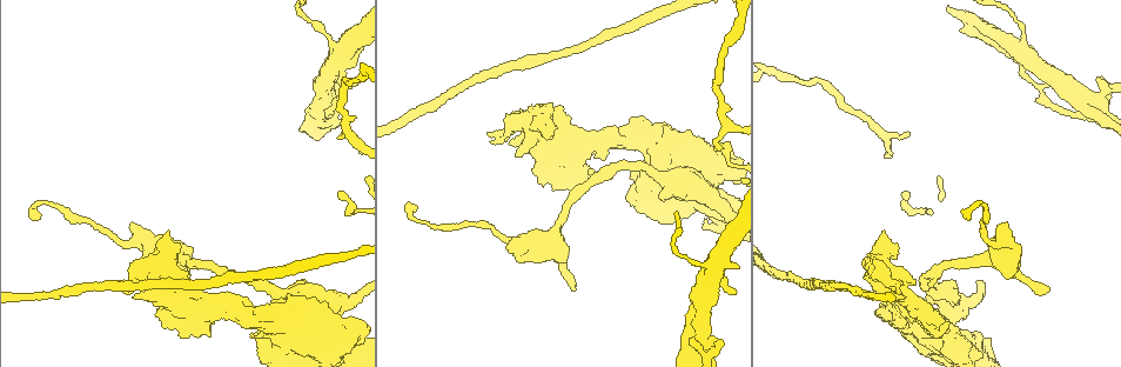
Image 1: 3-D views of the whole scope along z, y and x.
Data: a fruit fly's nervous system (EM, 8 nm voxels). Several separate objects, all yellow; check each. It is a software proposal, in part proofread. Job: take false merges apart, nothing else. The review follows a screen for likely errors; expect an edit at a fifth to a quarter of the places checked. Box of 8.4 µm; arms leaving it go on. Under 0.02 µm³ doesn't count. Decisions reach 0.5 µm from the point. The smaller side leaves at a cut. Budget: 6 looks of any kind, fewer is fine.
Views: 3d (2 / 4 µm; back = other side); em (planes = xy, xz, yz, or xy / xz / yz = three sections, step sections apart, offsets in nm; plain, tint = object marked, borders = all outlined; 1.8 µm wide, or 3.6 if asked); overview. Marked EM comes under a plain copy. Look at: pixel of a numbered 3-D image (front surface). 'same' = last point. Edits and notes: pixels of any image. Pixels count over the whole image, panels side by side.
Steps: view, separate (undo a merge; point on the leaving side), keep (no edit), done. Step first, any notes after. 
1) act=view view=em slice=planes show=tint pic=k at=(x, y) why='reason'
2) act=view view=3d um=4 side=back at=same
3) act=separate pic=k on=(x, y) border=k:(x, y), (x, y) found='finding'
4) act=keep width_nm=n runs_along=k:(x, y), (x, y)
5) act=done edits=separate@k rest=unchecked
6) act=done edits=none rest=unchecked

act=view view=em slice=xy step=16 show=tint pic=1 at=(1025, 60) why='two arms in line, one across'

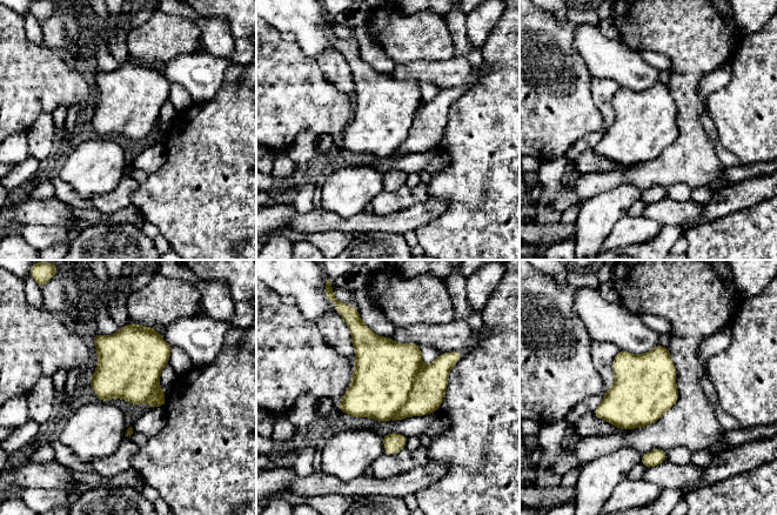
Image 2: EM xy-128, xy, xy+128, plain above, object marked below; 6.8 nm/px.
act=view view=em slice=planes show=tint at=same why='cut it another way'

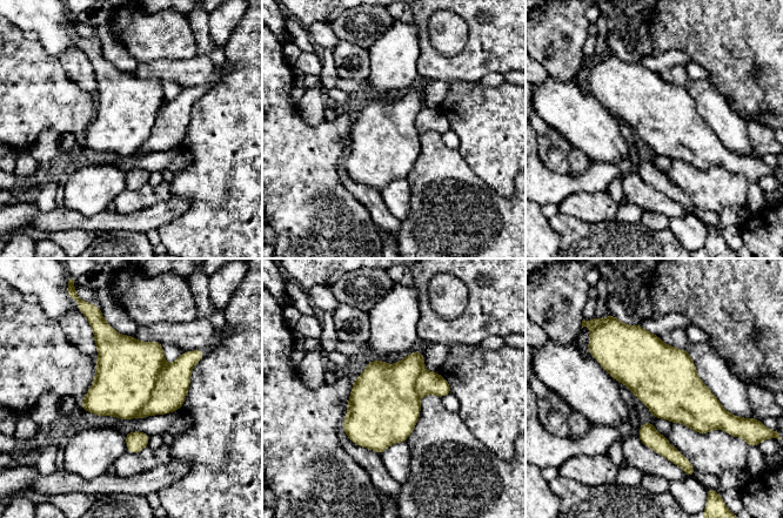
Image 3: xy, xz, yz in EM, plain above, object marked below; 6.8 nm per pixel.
act=separate pic=3 on=(172, 385) part_leaving=3:(644, 425), (668, 451), (678, 457) found='a second neuron is stuck on'

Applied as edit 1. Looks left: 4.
act=view view=overview

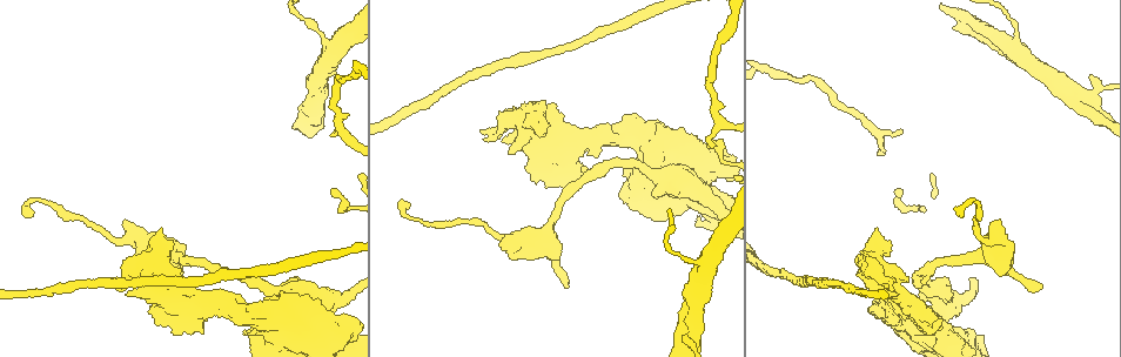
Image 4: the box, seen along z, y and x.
act=view view=3d um=4 side=back pic=4 at=(689, 185) why='sharp bend'

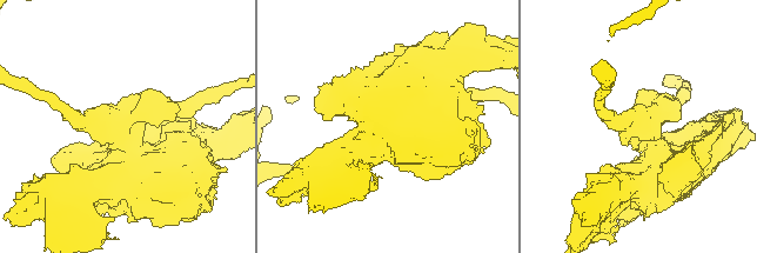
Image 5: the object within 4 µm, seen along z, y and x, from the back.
act=view view=em um=3.6 slice=planes show=borders pic=5 at=(654, 144) why='need the tissue'

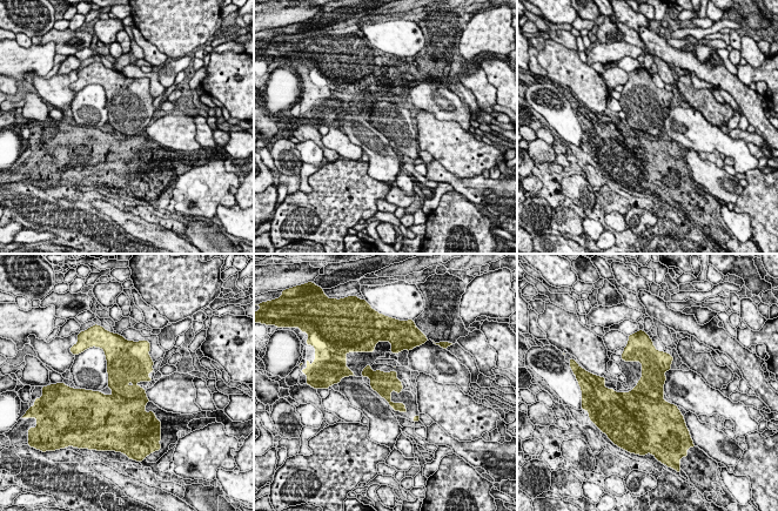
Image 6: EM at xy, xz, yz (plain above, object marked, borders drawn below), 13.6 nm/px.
act=keep width_nm=320 found='one neuron here'

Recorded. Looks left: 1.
act=done edits=separate@3 rest=unchecked

